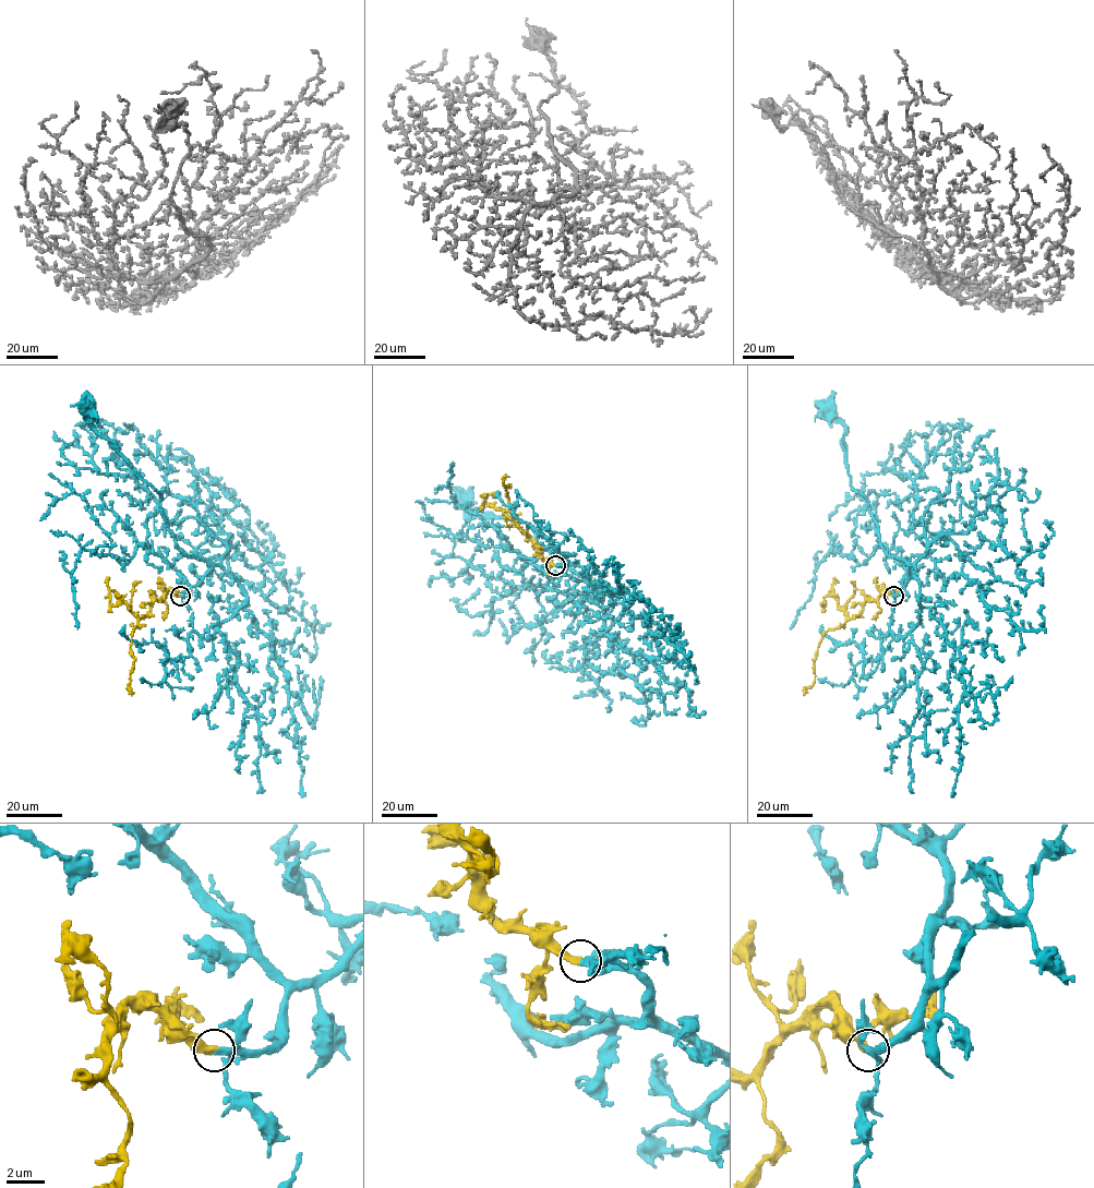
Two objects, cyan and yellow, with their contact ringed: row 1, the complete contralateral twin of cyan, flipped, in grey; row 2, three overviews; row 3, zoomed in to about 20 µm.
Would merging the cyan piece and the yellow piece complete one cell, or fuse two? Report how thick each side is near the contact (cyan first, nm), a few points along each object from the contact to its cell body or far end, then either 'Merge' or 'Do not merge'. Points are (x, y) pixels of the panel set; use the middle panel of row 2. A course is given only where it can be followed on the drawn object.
Thickness 380 nm (cyan) against 420 nm. Course of cyan: (555, 565), (561, 565), (573, 578), (586, 580), (552, 552), (545, 551), (527, 523), (469, 515), (461, 500). Course of yellow: (555, 565), (544, 560), (511, 513), (505, 491), (509, 486), (503, 484), (506, 476). Merge

